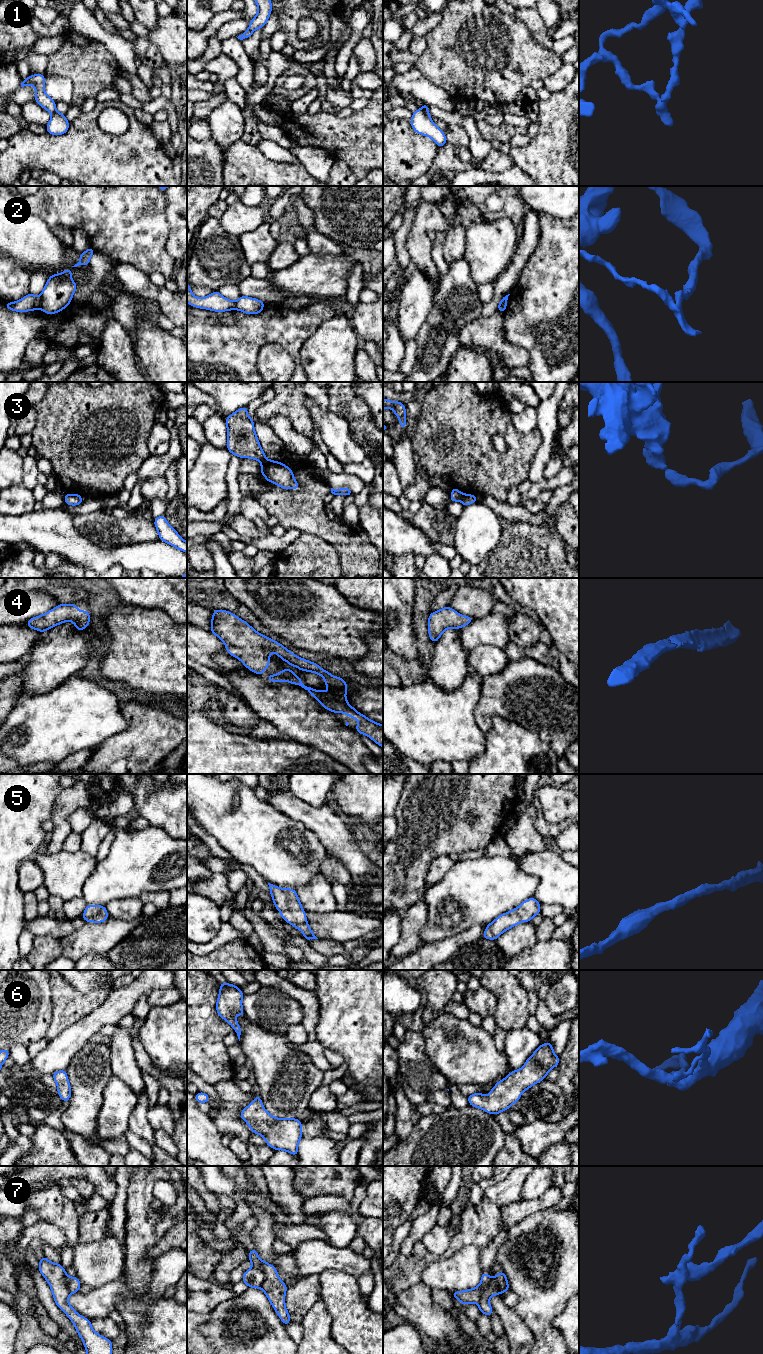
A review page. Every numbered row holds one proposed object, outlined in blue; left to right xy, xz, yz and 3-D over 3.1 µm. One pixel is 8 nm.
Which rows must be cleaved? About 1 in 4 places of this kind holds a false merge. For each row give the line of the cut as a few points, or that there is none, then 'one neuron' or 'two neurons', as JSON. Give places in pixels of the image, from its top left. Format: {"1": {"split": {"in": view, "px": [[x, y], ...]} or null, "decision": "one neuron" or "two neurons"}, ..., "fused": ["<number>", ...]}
{"1": {"split": {"in": "yz", "px": [[420, 109], [429, 117]]}, "decision": "two neurons"}, "2": {"split": {"in": "xy", "px": [[39, 296], [40, 307]]}, "decision": "two neurons"}, "3": {"split": {"in": "yz", "px": [[462, 494], [459, 500]]}, "decision": "two neurons"}, "4": {"split": null, "decision": "one neuron"}, "5": {"split": null, "decision": "one neuron"}, "6": {"split": null, "decision": "one neuron"}, "7": {"split": {"in": "xz", "px": [[253, 1265], [264, 1273], [264, 1280], [260, 1287]]}, "decision": "two neurons"}, "fused": ["1", "2", "3", "7"]}

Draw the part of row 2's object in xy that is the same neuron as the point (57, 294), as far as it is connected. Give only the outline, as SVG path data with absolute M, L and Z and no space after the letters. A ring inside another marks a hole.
M69 268L65 269L63 273L49 276L40 296L42 311L50 315L67 308L78 287L71 277L72 272Z

